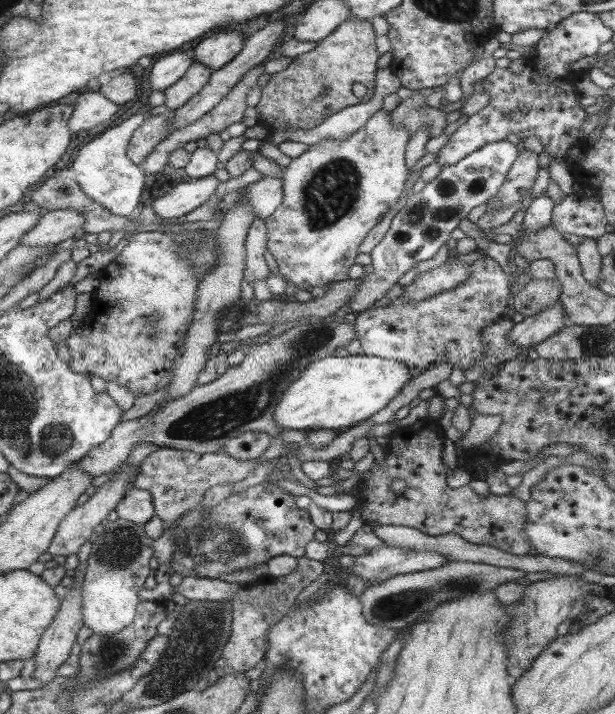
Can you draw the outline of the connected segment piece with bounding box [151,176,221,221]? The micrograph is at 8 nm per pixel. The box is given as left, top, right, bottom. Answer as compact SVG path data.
M214 176L180 184L171 192L156 199L151 205L152 211L164 221L180 219L203 206L212 198L220 184L221 182Z

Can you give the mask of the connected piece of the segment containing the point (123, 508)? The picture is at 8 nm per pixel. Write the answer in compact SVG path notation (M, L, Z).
M134 486L125 494L125 498L118 502L115 511L120 518L145 524L155 512L152 495L149 491Z

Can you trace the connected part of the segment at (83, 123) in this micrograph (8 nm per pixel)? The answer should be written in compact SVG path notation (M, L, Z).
M92 90L81 92L74 106L73 116L70 117L70 126L74 132L90 130L90 128L110 120L120 108L120 105L110 102L102 93Z

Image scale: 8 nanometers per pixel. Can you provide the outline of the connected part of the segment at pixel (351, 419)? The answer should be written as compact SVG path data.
M368 355L346 357L326 356L308 365L302 375L284 391L280 403L274 411L274 423L280 430L338 430L350 424L366 421L381 412L402 392L413 377L410 366L402 361Z

